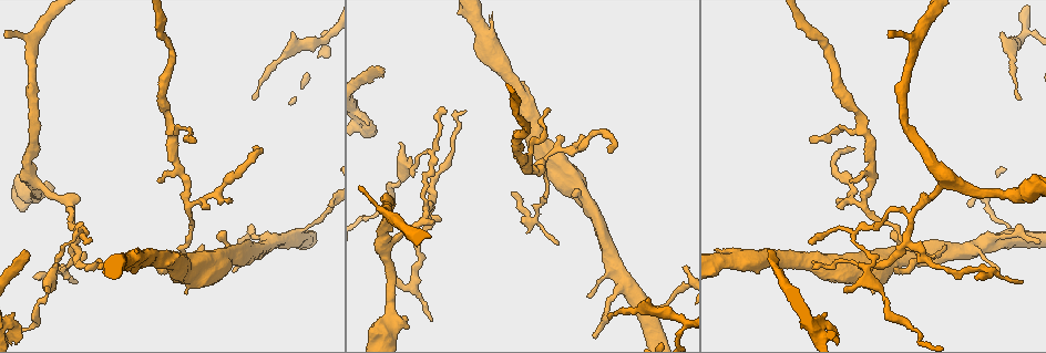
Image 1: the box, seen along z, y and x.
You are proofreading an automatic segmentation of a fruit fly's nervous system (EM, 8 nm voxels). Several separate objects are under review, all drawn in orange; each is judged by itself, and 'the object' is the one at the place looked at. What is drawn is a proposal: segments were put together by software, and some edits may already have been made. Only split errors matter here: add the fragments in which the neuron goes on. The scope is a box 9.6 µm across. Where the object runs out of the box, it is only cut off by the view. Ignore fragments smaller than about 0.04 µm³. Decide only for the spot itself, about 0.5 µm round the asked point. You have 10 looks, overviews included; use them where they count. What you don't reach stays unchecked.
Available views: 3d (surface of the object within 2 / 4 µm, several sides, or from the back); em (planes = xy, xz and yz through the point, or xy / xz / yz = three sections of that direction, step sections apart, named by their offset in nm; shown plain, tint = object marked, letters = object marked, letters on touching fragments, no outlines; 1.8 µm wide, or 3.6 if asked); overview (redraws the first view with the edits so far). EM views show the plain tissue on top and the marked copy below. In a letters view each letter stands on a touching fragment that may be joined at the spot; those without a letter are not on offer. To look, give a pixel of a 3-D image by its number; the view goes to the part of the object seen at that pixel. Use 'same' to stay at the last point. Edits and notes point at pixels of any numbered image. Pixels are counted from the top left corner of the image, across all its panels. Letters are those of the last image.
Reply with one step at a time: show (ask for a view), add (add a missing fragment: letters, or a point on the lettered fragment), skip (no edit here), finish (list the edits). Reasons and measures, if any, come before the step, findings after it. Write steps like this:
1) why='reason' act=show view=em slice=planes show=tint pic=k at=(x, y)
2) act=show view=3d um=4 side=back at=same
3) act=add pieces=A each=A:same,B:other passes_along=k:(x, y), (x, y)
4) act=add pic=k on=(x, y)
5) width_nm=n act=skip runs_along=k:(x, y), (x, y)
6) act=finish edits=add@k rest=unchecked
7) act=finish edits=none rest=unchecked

why='free end' act=show view=3d um=4 pic=1 at=(608, 152)

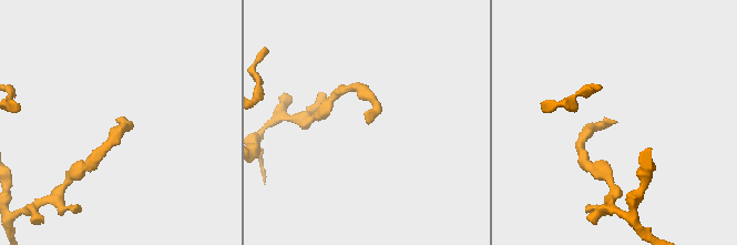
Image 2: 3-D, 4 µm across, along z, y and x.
why='now the EM' act=show view=em um=3.6 slice=xz step=4 show=tint pic=2 at=(612, 122)

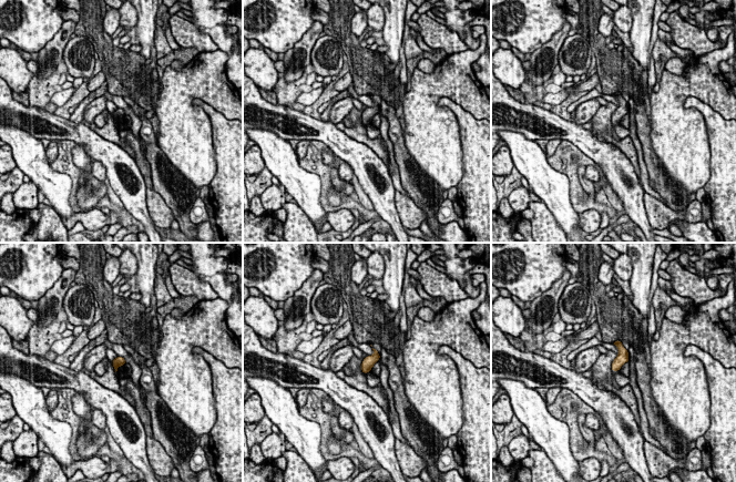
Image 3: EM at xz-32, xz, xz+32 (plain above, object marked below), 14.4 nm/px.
act=show view=em um=3.6 slice=planes show=letters at=same

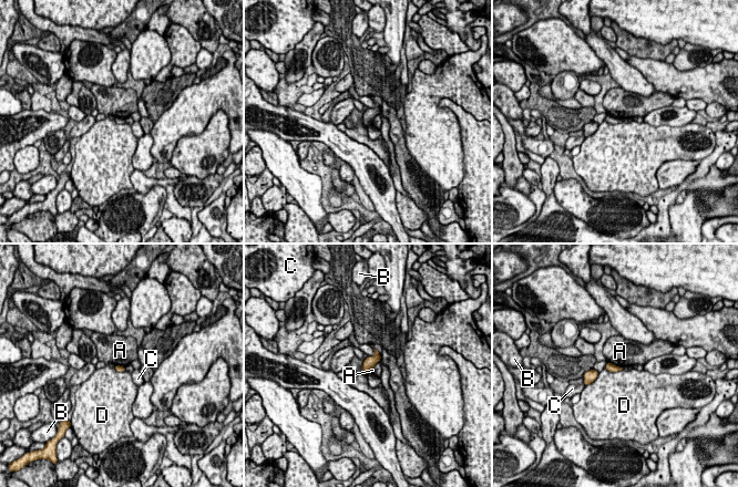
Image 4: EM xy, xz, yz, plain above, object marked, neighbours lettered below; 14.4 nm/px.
width_nm=100 act=skip each=A:other,B:other,C:other,D:other border=4:(607, 361), (622, 368) found='none of them fits'

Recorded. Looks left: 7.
why='branch stops here' act=show view=3d um=2 pic=1 at=(895, 269)

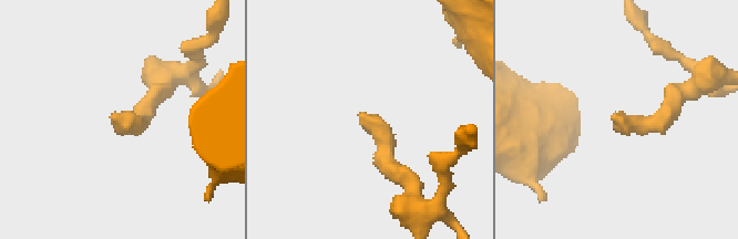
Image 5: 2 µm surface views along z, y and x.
why='now the EM' act=show view=em slice=xz step=8 show=letters pic=5 at=(110, 116)

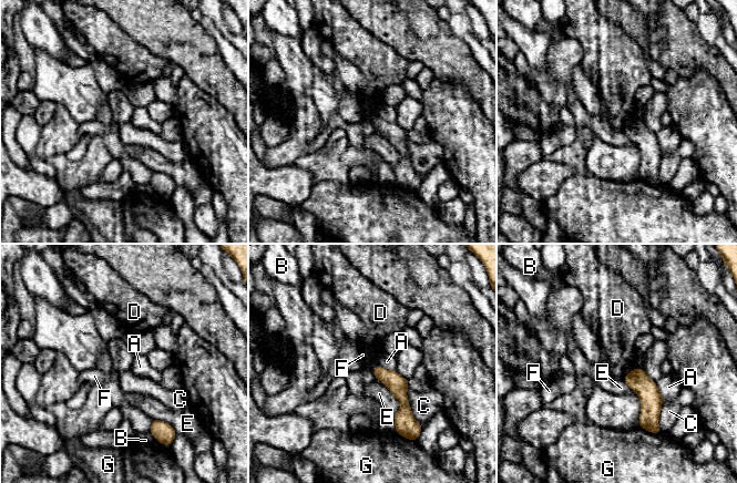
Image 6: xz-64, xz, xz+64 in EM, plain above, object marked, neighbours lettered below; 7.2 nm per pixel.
why='another direction' act=show view=em slice=planes show=letters at=same

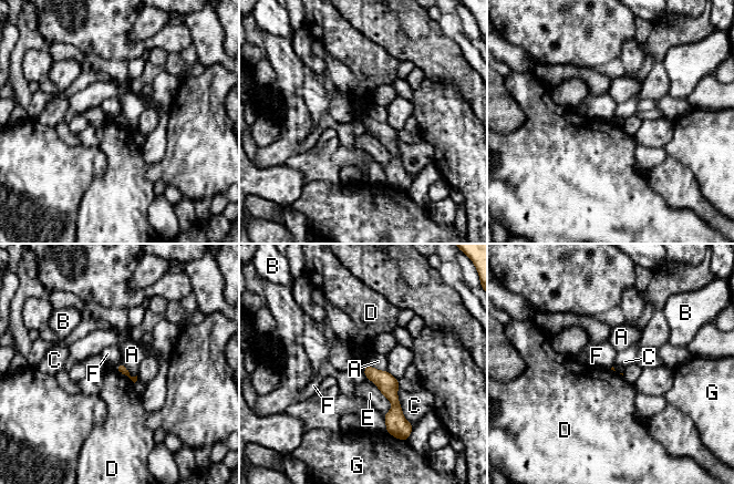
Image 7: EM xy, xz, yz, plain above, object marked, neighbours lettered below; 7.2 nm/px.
act=skip each=A:other,B:other,C:other,D:other,E:other,F:other,G:other border=7:(121, 362), (114, 368) found='none of them fits'

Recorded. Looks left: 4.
why='sudden change in width' act=show view=em um=3.6 slice=planes show=letters pic=1 at=(59, 257)

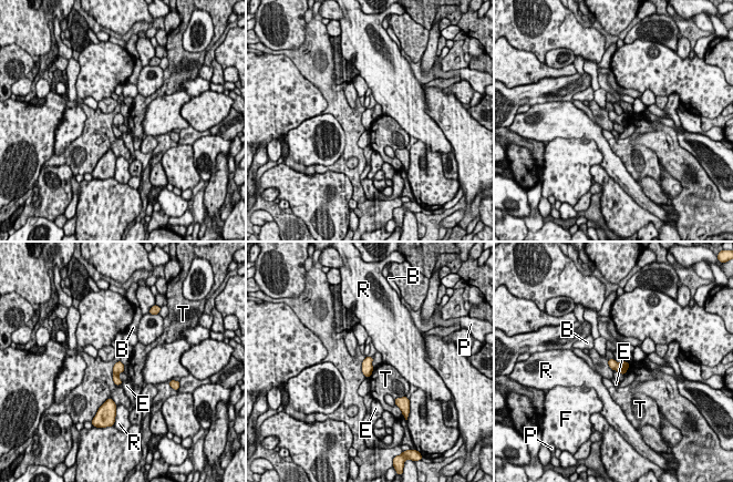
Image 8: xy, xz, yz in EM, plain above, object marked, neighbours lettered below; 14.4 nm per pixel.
act=skip each=B:other,E:other,F:other,P:other,R:other,T:other found='none of them fits'

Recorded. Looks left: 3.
why='thin end' act=show view=em slice=planes show=letters pic=1 at=(39, 280)

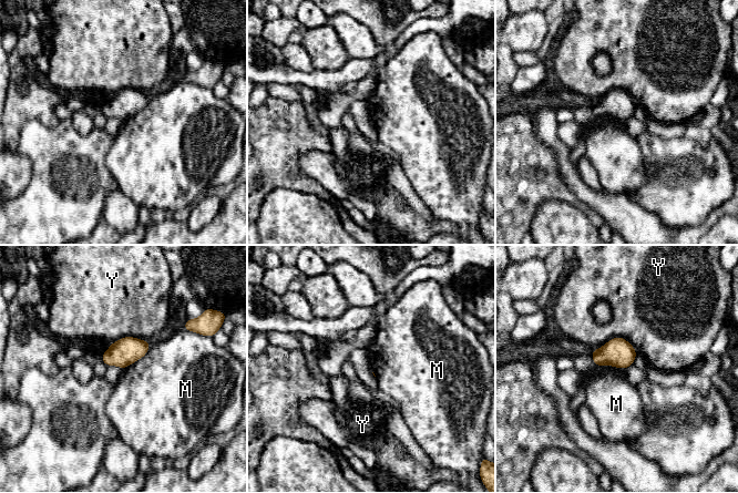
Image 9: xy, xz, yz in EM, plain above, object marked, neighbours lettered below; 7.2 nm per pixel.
act=skip each=M:other,Y:other border=9:(151, 342), (142, 357), (122, 369) found='no lettered fragment goes on from it'

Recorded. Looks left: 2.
act=finish edits=none rest=unchecked

